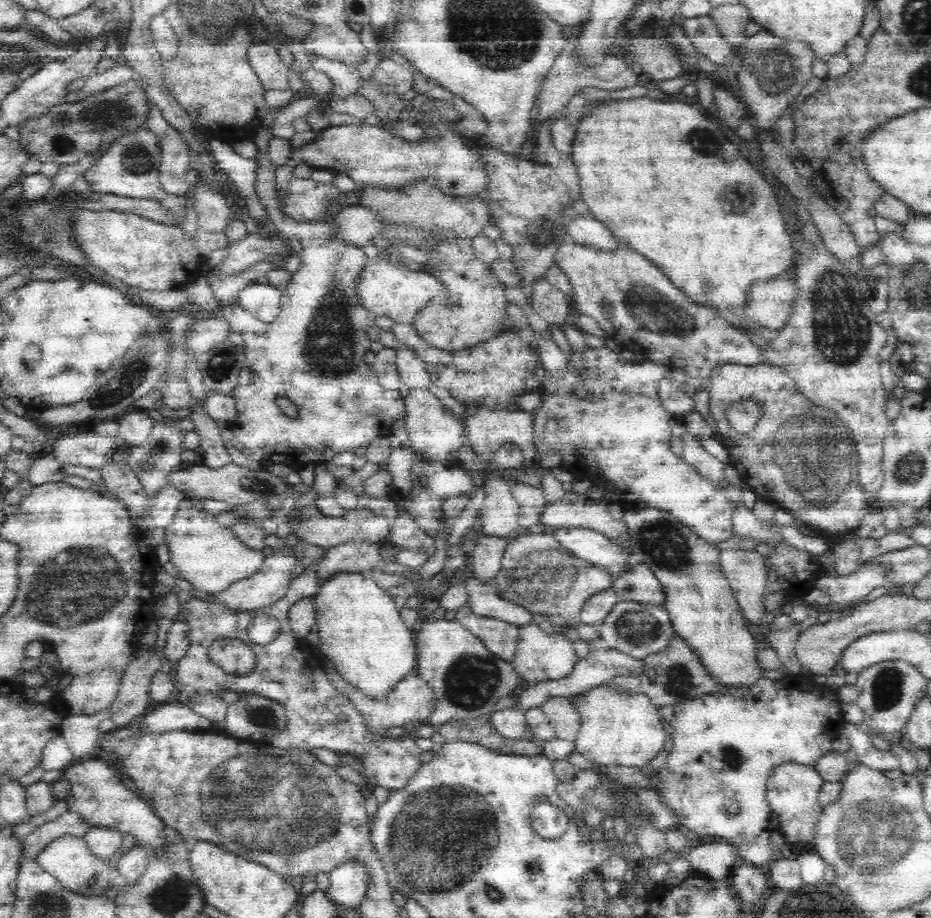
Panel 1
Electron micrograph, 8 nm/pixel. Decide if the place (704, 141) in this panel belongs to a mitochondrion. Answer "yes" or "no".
yes

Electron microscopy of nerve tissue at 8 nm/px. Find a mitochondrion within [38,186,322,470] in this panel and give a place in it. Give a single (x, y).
(113, 393)

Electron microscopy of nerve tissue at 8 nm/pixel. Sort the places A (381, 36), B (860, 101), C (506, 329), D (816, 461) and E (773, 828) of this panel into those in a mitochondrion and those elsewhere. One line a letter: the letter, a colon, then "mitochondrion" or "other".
A: other
B: other
C: other
D: mitochondrion
E: other

